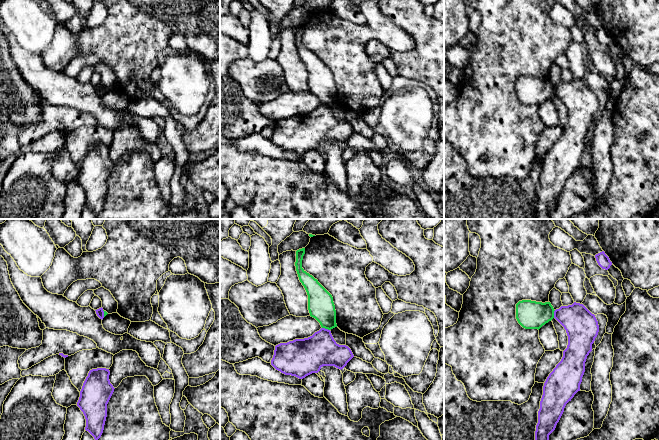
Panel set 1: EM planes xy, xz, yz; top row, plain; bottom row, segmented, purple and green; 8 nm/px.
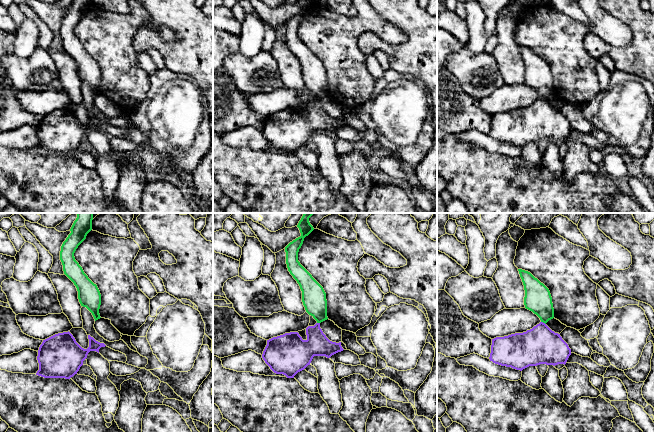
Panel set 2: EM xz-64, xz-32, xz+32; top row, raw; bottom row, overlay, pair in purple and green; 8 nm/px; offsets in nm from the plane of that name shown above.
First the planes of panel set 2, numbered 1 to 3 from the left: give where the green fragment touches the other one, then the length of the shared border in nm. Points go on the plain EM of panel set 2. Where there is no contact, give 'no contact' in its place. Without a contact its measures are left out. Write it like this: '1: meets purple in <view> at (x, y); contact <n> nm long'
1: no contact
2: meets purple in xz-32 at (318, 99); contact 30 nm long
3: meets purple in xz+32 at (542, 98); contact 50 nm long

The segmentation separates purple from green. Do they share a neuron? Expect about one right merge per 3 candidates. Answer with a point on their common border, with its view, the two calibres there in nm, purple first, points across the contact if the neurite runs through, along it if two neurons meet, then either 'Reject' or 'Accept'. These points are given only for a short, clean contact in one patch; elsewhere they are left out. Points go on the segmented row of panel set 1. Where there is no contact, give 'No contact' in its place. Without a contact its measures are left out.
Touches purple at xz (326, 329). Thickness 280 nm (purple) against 200 nm. Boundary: xz (322, 327), (329, 330). Reject

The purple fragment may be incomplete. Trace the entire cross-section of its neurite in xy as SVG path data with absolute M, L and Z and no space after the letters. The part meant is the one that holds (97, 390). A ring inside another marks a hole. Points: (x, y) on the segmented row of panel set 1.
M106 368L90 370L77 402L77 406L86 419L85 430L95 440L98 440L103 433L107 417L107 404L115 389L110 383L109 375L110 371Z

